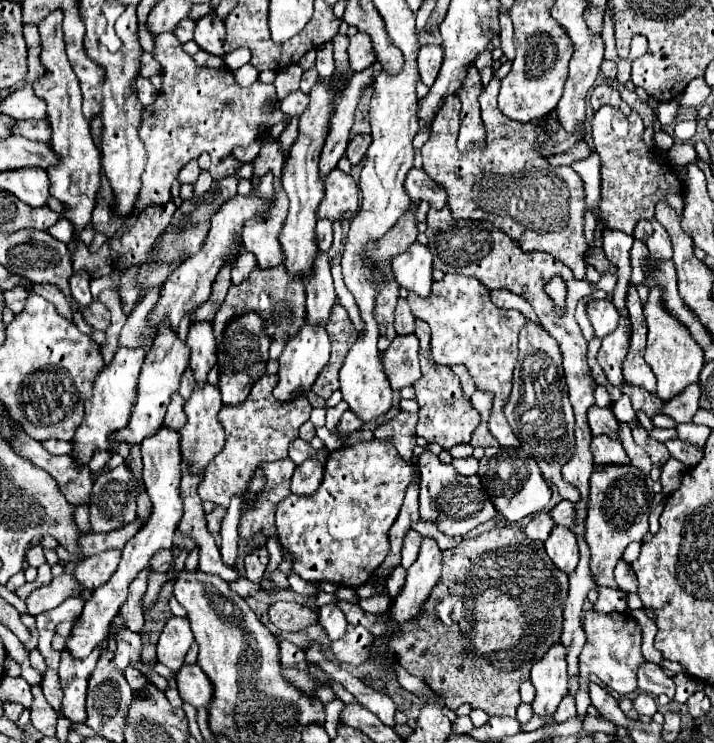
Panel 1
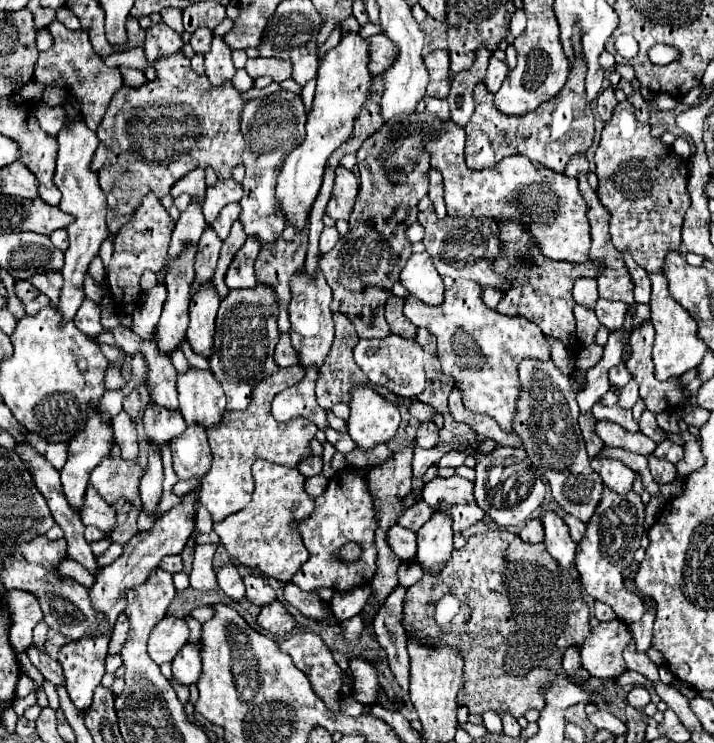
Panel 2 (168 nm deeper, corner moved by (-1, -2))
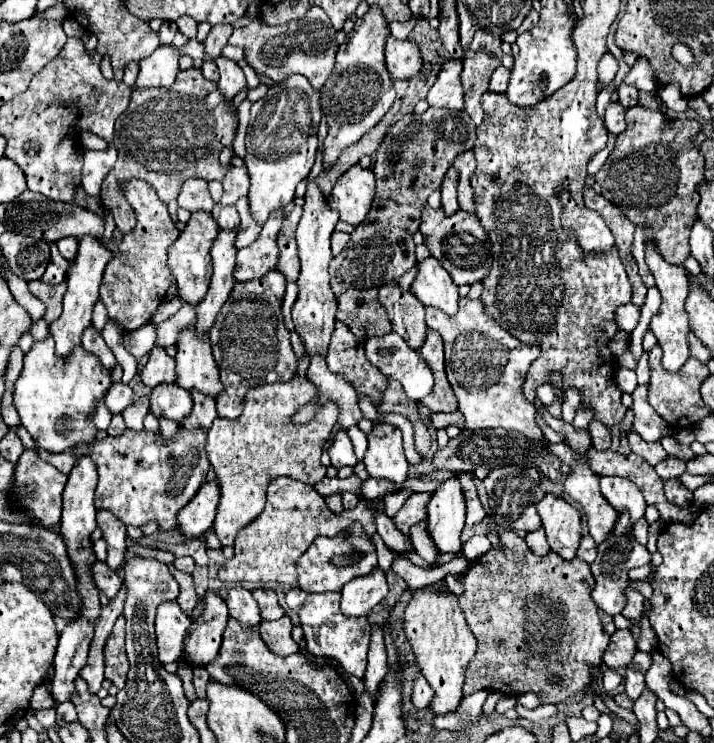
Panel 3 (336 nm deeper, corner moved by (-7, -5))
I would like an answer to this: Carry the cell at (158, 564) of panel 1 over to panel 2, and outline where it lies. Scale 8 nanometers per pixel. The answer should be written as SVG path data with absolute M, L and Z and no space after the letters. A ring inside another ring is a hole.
M169 555L169 557L163 557L161 565L159 565L163 571L167 573L177 573L177 571L183 571L183 561L181 561L181 555Z

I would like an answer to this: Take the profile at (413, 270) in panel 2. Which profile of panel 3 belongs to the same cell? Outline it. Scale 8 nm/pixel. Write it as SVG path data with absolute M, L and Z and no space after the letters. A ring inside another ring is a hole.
M427 258L419 264L419 274L411 286L411 292L425 304L443 310L447 316L457 314L459 288L439 264L437 258Z

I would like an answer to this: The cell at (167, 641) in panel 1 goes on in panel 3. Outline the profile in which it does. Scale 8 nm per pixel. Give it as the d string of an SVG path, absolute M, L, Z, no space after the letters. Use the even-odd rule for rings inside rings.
M175 600L159 604L155 618L155 632L157 632L157 648L161 664L177 662L181 658L189 624L191 620L183 614L183 610Z

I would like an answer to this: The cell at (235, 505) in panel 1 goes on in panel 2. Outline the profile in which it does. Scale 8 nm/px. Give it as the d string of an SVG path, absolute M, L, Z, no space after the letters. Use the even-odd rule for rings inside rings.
M233 563L221 565L221 567L219 567L219 573L217 573L217 579L219 579L221 591L223 591L227 597L231 597L231 599L235 599L235 601L243 599L243 595L245 595L245 585L243 585L241 575L237 573L237 567L235 567Z

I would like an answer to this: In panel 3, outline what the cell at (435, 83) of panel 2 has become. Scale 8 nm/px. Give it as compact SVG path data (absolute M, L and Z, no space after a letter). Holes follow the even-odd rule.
M449 60L443 64L437 82L429 90L427 102L429 106L449 108L449 110L463 110L463 88L461 88L461 60Z

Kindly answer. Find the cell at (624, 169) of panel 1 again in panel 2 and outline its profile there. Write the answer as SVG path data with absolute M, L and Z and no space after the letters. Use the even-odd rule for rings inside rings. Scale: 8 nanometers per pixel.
M629 101L617 103L611 121L607 121L605 127L603 127L603 131L601 131L601 141L599 141L599 147L597 147L597 151L595 151L595 165L597 165L595 173L597 173L597 177L599 177L599 189L597 189L599 201L601 201L601 205L603 205L603 207L609 211L609 215L611 215L611 241L613 241L615 249L619 249L619 251L629 249L629 251L633 253L633 259L635 259L643 269L647 269L649 273L659 273L659 271L663 269L663 261L665 261L667 251L671 251L671 249L673 249L673 251L679 251L679 247L681 247L681 223L683 223L683 217L685 217L685 213L687 213L687 209L689 209L689 197L687 197L687 163L685 163L685 159L681 159L671 147L665 147L665 145L661 145L659 139L653 139L653 137L649 135L649 129L651 129L649 125L641 125L641 123L637 121L635 109L633 109L633 105L631 105Z

